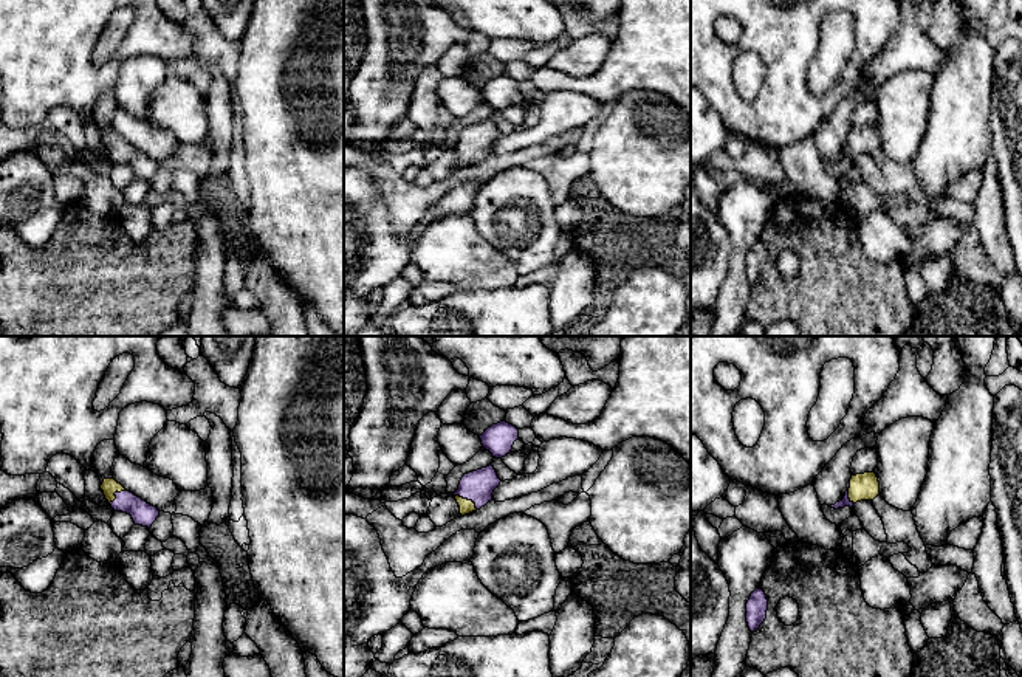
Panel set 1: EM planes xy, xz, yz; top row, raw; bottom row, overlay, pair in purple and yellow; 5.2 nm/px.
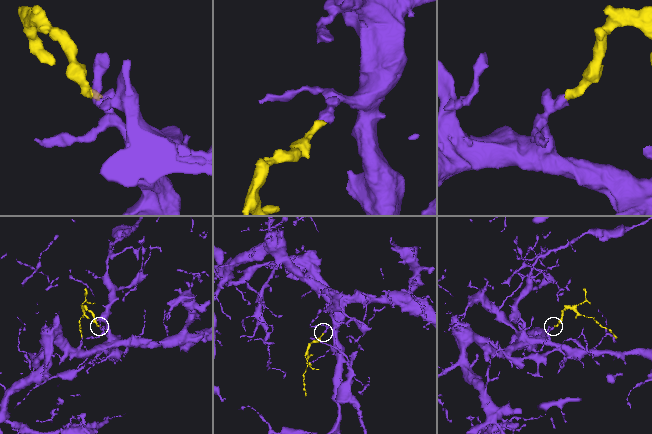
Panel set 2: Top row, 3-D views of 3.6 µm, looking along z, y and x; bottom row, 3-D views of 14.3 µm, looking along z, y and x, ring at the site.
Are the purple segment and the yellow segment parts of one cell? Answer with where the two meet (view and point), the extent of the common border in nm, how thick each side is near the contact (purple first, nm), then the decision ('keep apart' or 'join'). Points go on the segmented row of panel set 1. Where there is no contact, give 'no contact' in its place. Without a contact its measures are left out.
xz (468, 499) | 140 nm | 160/70 nm | join

